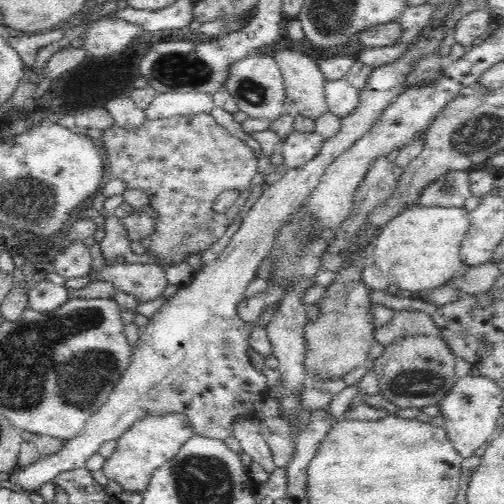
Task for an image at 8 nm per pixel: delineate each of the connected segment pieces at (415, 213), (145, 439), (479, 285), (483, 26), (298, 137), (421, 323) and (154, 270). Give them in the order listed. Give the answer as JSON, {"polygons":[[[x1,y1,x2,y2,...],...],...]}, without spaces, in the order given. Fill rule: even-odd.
{"polygons":[[[411,206,385,223,375,240,370,261,403,294,437,289,461,270,461,243,469,229,469,212,455,206]],[[168,413,160,416,147,416,136,421,117,441,116,452,106,460,103,471,108,479,115,480,124,492,143,494,148,489,152,474,160,466,175,458,185,442,196,436,194,427,186,415]],[[488,261,480,266,470,267,463,275,456,276,454,285,461,292,475,295,490,290,500,274,499,264]],[[480,10,478,12,470,12,465,14,462,20,458,19,454,30,456,43,462,46,474,45,490,33,490,26,493,22,494,14,489,10]],[[293,130,283,142,280,152,288,168,296,168,306,164,315,157,323,147,324,138,315,131,302,133]],[[414,310,396,311,391,323,375,330,375,340,384,347,408,335,441,336,431,315]],[[158,263,115,264,97,273,92,271,88,278,93,281,105,280,120,292,132,294,142,303,158,298,169,284,165,269]]]}

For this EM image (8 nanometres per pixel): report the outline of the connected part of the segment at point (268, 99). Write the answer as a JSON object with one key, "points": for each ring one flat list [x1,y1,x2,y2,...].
{"points":[[268,52,250,55,239,60,238,63,234,63,230,67,225,88,234,97,238,109,246,113,248,117,273,121,286,113,284,109,284,100,286,100,284,79,279,64,272,54,270,57]]}

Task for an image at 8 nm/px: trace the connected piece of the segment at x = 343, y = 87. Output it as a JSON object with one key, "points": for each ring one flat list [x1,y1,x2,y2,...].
{"points":[[345,78,340,80,325,80,326,103,328,110,342,118,348,118,360,102,360,92]]}

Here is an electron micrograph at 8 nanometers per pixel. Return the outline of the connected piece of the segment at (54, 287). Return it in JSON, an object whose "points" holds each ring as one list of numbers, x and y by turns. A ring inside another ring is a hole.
{"points":[[44,279,32,286,28,290,28,304,32,310,38,312,50,312,60,308,70,299,68,287,58,285,52,281]]}

